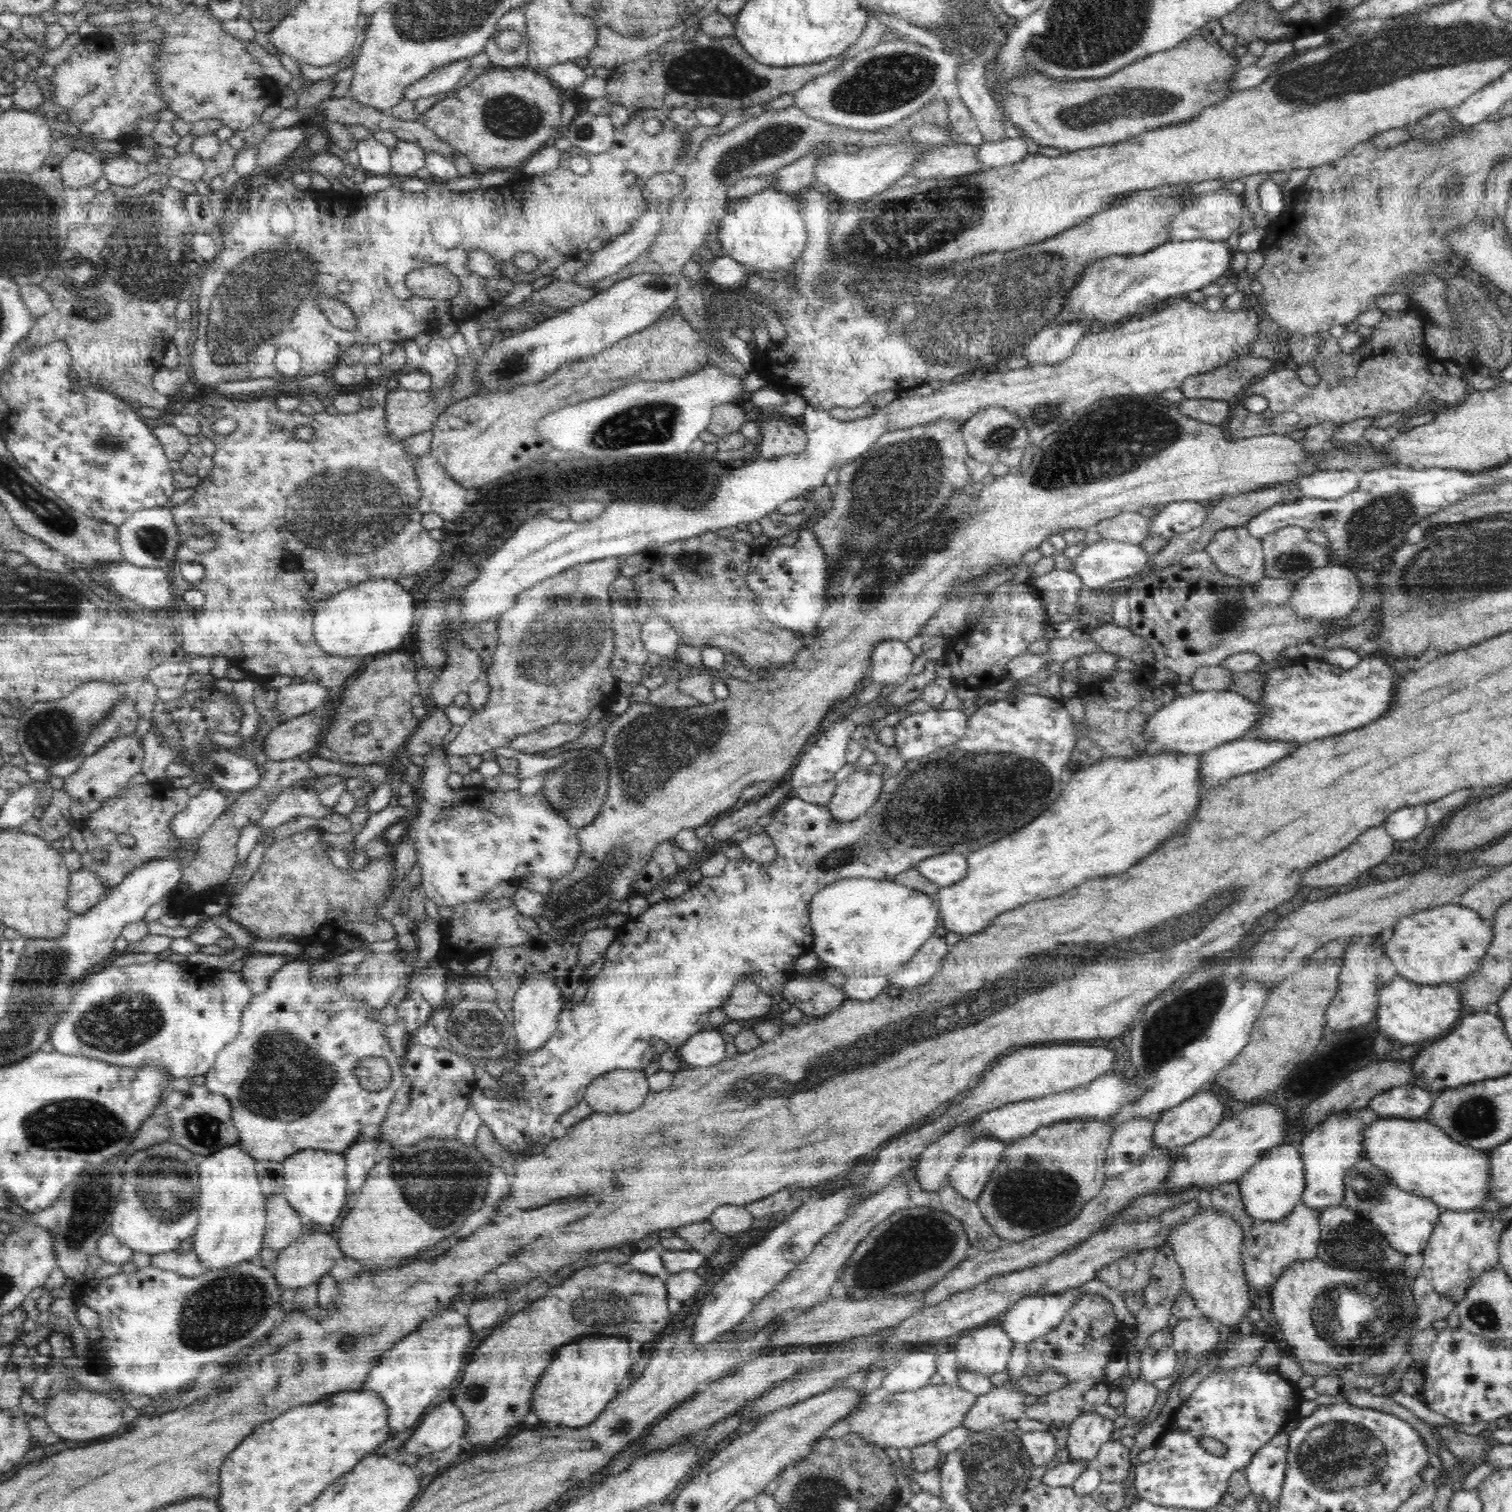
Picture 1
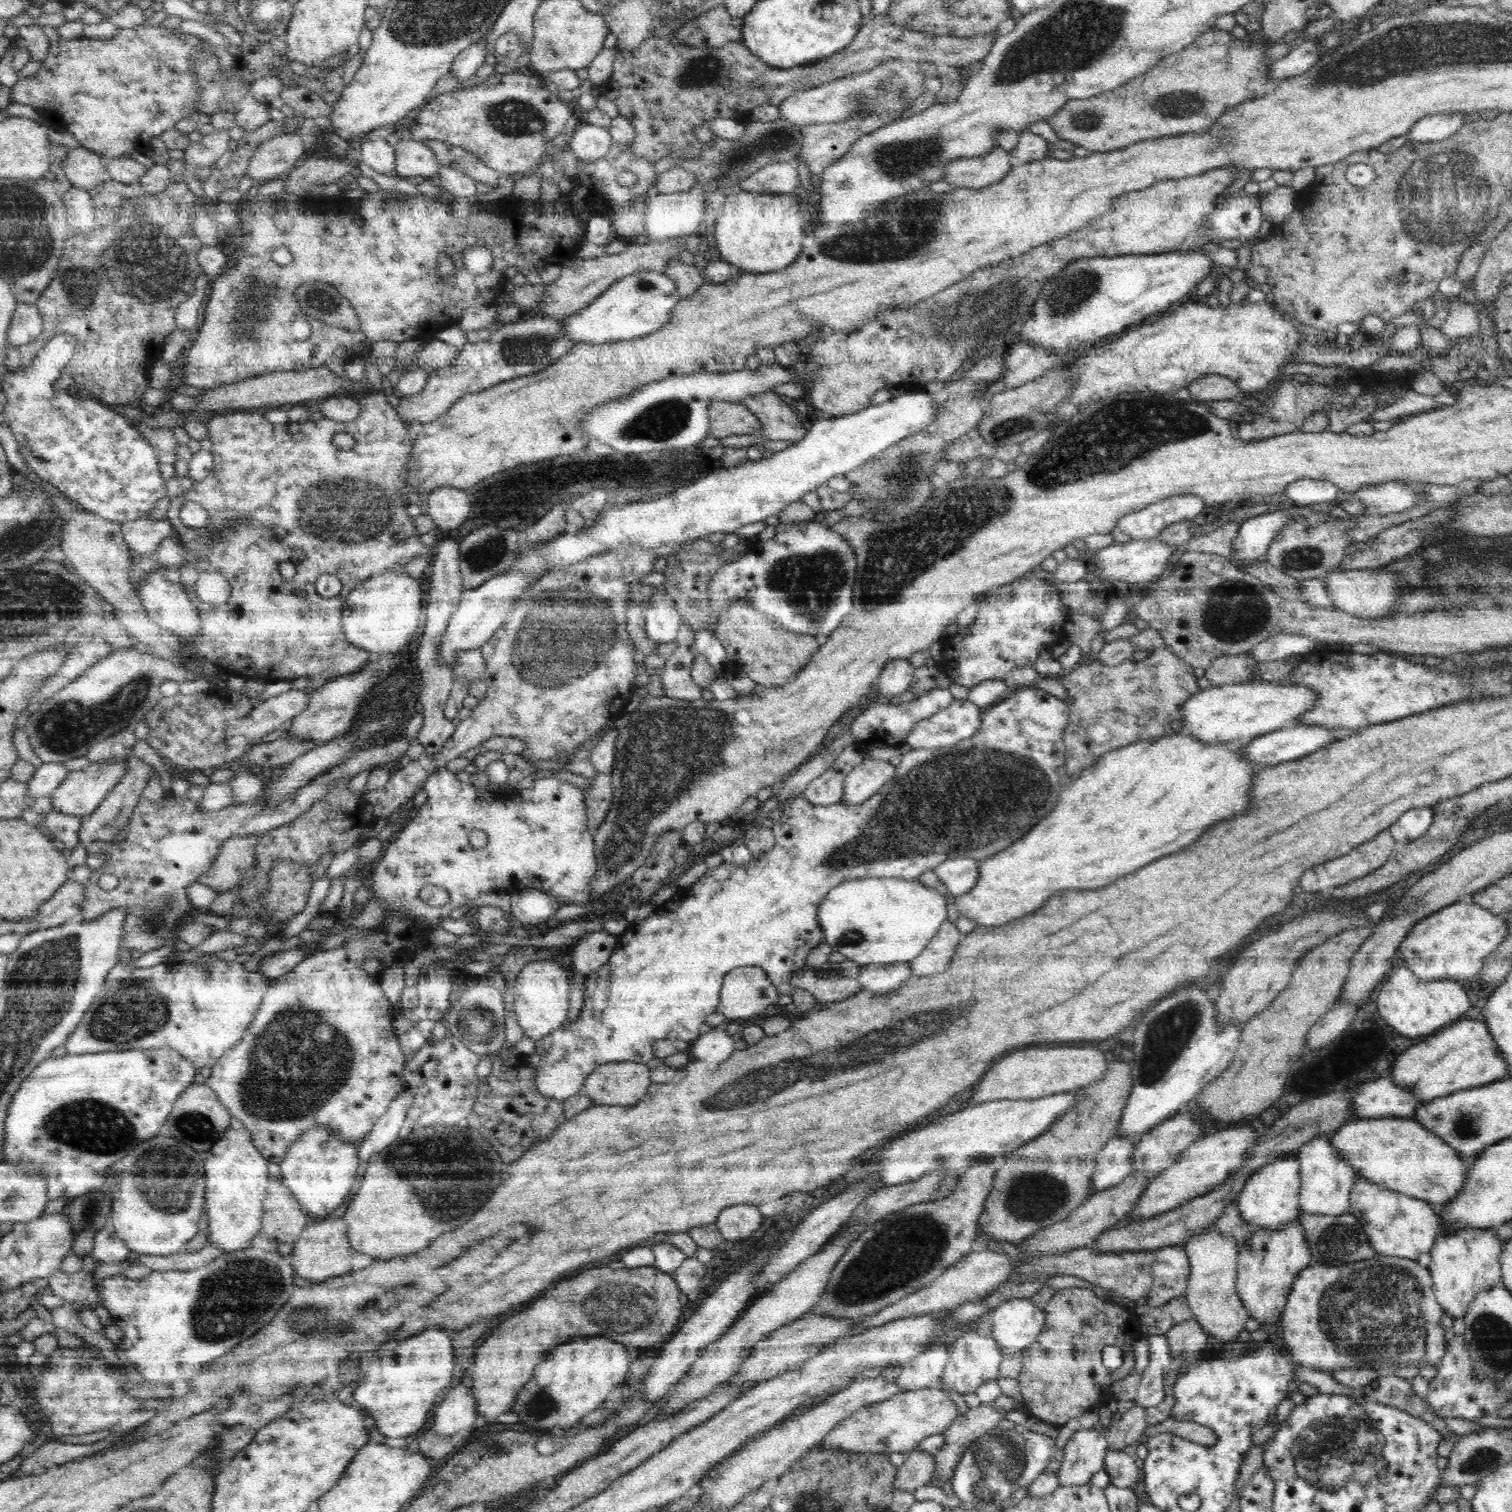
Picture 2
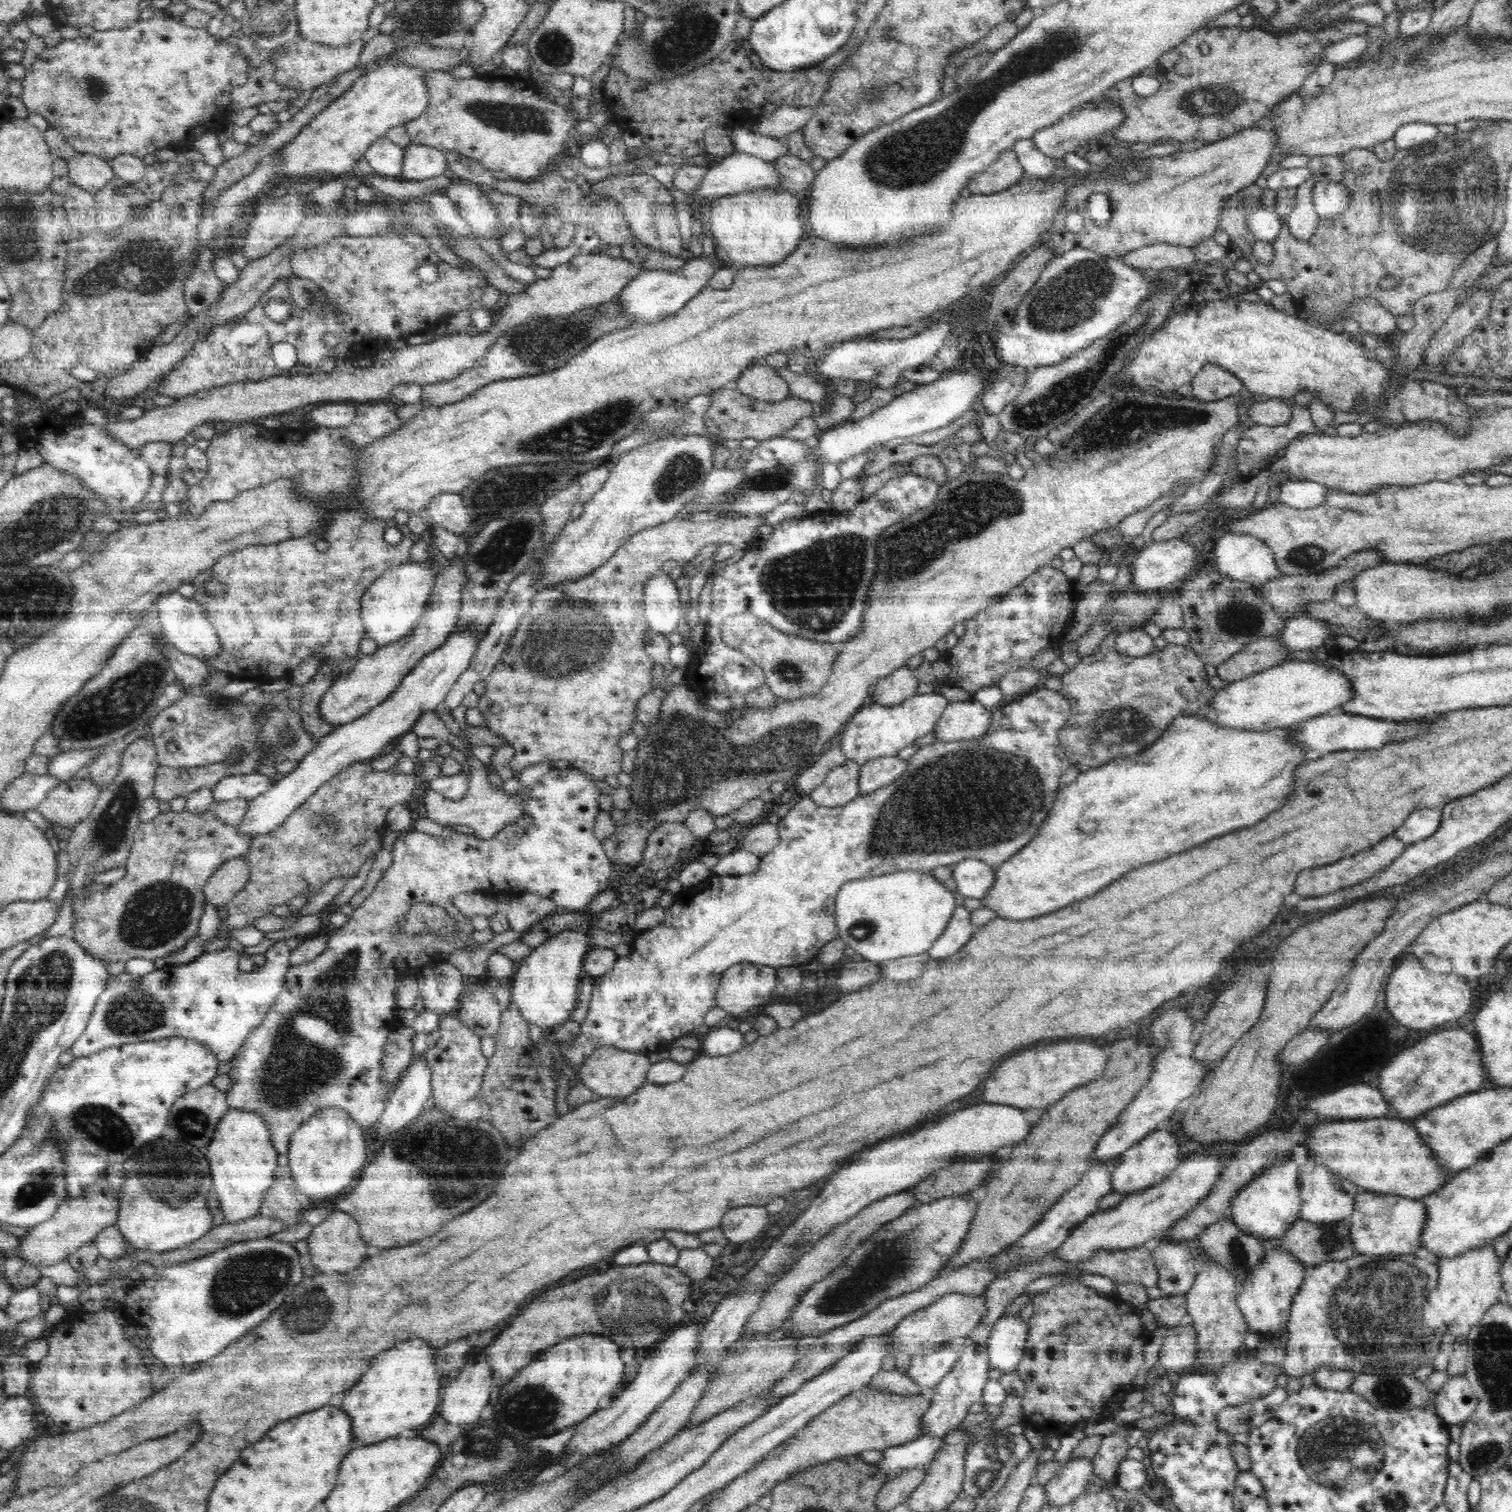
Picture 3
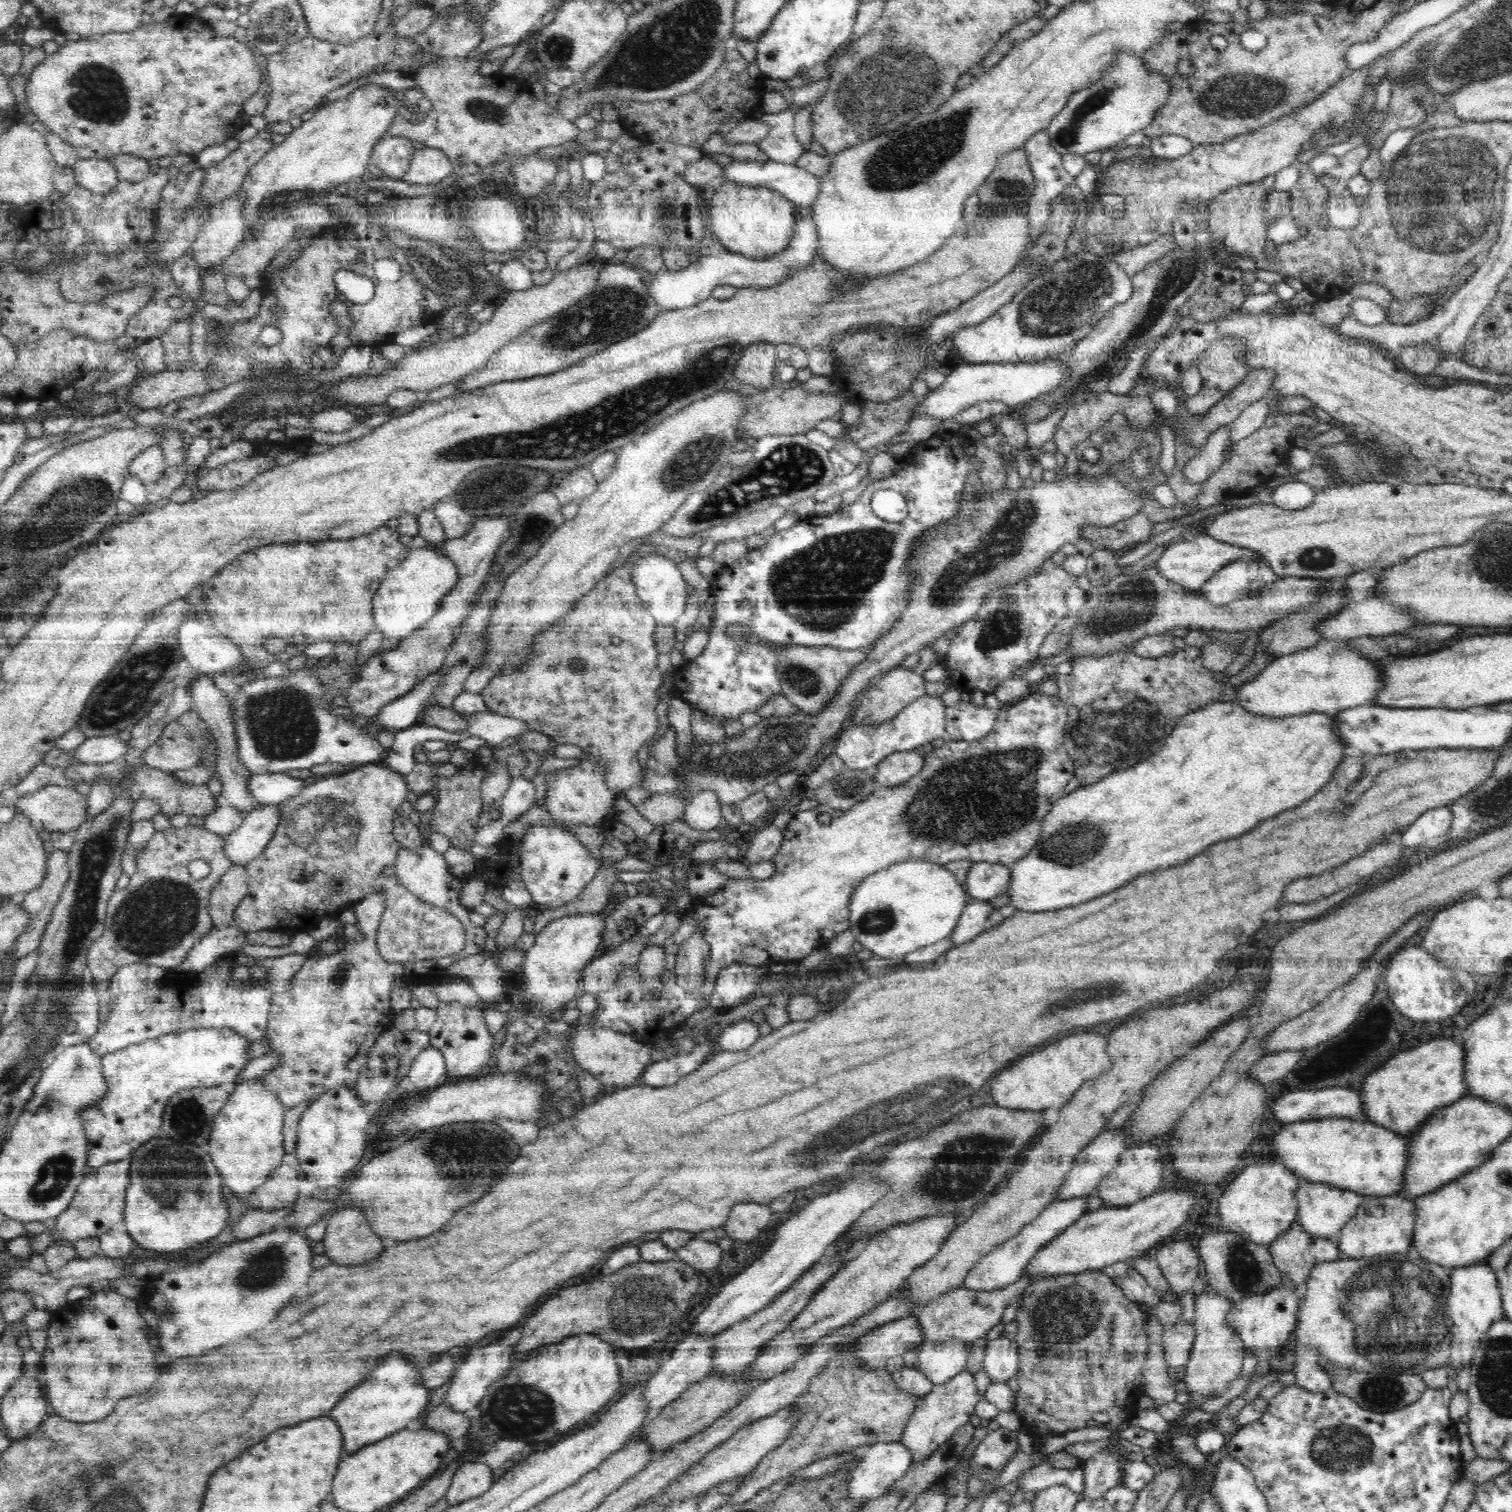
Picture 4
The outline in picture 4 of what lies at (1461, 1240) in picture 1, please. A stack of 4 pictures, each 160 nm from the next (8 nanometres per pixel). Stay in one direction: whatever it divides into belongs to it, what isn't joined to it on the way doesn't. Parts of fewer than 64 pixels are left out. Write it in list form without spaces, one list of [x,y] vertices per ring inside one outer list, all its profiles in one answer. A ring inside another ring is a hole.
[[[1487,1259],[1451,1269],[1450,1292],[1441,1306],[1441,1313],[1451,1323],[1452,1339],[1450,1343],[1451,1365],[1457,1370],[1469,1367],[1478,1348],[1480,1339],[1488,1327],[1499,1318],[1504,1318],[1501,1292],[1497,1274],[1487,1263]]]

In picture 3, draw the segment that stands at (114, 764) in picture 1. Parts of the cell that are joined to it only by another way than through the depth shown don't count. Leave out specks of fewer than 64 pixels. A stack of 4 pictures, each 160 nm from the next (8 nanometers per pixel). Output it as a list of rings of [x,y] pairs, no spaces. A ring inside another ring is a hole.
[[[74,777],[53,786],[36,810],[50,823],[72,828],[92,812],[100,792],[92,779]]]

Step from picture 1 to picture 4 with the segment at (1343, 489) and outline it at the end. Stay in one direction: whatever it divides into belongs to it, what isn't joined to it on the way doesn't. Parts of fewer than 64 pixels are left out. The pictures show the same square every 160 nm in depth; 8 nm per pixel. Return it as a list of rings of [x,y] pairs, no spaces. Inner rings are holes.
[[[1288,482],[1273,490],[1272,504],[1283,510],[1301,510],[1313,502],[1317,492],[1318,489],[1304,482]]]

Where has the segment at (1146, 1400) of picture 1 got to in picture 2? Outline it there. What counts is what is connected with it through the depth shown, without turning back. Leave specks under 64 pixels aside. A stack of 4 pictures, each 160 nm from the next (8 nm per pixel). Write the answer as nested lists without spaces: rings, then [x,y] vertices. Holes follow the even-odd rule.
[[[1136,1403],[1121,1414],[1120,1420],[1112,1420],[1106,1430],[1107,1449],[1124,1450],[1127,1445],[1136,1445],[1148,1426],[1146,1409]]]

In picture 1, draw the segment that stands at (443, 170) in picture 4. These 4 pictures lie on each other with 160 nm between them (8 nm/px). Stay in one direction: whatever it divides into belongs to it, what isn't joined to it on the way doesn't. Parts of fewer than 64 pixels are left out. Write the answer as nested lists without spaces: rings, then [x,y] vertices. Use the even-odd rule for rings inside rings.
[[[398,141],[390,152],[391,175],[415,176],[415,172],[425,167],[426,152],[415,143]]]

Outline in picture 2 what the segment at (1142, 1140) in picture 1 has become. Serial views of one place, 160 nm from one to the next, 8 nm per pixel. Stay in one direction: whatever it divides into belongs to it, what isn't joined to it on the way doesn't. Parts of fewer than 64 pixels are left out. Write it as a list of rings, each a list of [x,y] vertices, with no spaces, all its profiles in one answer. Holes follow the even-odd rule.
[[[1111,1138],[1097,1154],[1090,1195],[1120,1184],[1132,1173],[1132,1154],[1137,1138]]]

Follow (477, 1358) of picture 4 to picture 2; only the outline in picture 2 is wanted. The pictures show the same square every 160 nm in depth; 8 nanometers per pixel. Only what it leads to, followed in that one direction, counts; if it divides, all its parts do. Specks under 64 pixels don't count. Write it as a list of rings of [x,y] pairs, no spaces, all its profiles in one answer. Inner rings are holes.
[[[468,1374],[463,1376],[464,1382],[462,1384],[458,1384],[454,1388],[449,1389],[448,1393],[440,1398],[440,1405],[435,1408],[434,1417],[432,1418],[431,1431],[434,1434],[442,1437],[450,1437],[456,1433],[464,1434],[474,1424],[478,1414],[474,1397],[470,1392],[471,1384],[468,1378],[471,1378]]]

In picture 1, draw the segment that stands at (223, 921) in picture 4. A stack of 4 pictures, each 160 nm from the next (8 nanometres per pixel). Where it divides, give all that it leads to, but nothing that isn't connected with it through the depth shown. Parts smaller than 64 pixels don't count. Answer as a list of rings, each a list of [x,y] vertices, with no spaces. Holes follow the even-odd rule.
[[[304,757],[289,759],[283,762],[268,762],[265,765],[264,774],[260,782],[250,790],[230,795],[231,803],[220,813],[214,824],[197,840],[197,851],[195,857],[183,867],[183,884],[191,890],[188,898],[198,899],[198,894],[206,892],[210,886],[222,884],[231,875],[232,869],[238,862],[236,842],[240,836],[243,826],[258,822],[272,800],[278,796],[286,786],[294,786],[300,780],[316,780],[316,773],[305,762]]]

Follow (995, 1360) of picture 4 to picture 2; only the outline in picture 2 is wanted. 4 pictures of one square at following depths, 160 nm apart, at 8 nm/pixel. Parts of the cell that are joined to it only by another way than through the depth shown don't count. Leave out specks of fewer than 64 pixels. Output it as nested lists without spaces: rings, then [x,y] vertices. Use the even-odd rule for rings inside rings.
[[[1032,1299],[1008,1300],[993,1311],[991,1336],[1000,1345],[1003,1357],[1020,1357],[1046,1324],[1046,1311],[1034,1304]]]

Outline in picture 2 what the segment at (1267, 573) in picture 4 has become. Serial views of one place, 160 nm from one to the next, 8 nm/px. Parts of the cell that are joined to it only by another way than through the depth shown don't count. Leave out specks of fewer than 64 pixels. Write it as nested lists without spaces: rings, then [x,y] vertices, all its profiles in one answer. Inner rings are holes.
[[[1274,509],[1264,514],[1247,519],[1240,525],[1237,540],[1234,542],[1236,563],[1249,565],[1267,562],[1268,548],[1278,536],[1278,532],[1293,522],[1286,510]]]

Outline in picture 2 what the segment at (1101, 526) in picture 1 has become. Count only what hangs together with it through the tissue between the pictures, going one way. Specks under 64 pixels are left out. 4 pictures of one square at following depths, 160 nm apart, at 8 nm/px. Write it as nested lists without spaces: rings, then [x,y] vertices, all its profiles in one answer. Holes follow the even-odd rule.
[[[1195,495],[1174,496],[1122,516],[1115,526],[1133,540],[1152,539],[1158,537],[1162,529],[1172,523],[1199,521],[1205,506],[1204,500]]]

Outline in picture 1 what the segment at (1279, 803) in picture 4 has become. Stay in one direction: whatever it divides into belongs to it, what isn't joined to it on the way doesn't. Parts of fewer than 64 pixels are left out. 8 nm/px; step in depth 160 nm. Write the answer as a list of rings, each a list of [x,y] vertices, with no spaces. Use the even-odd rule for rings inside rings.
[[[1158,752],[1139,755],[1134,759],[1102,759],[1083,771],[1073,772],[1060,798],[1042,816],[1012,836],[1000,838],[994,844],[969,853],[966,856],[966,876],[959,883],[938,889],[934,897],[944,930],[963,936],[971,935],[986,928],[992,920],[1008,910],[1020,908],[1028,902],[1060,896],[1086,882],[1086,878],[1126,872],[1132,864],[1148,856],[1148,852],[1156,850],[1164,840],[1186,828],[1202,790],[1207,790],[1199,782],[1200,758],[1202,756],[1198,754]]]

